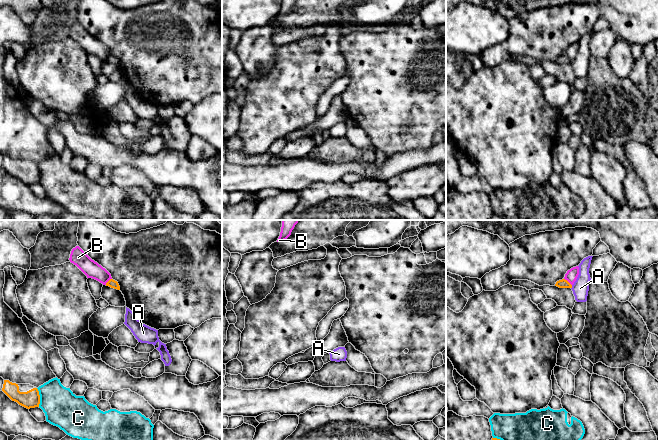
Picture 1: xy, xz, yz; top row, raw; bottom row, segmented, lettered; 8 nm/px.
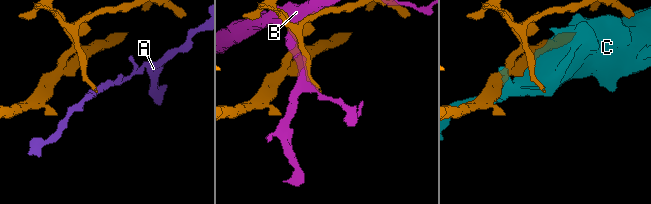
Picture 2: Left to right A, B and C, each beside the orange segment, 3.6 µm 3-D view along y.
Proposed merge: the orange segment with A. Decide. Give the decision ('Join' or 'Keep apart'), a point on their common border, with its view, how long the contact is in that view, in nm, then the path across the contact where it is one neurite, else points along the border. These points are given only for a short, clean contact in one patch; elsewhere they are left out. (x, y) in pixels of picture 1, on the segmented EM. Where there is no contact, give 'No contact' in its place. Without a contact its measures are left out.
Keep apart. Touches orange at yz (571, 287). Shared border 30 nm. Boundary: yz (572, 285), (571, 288)

